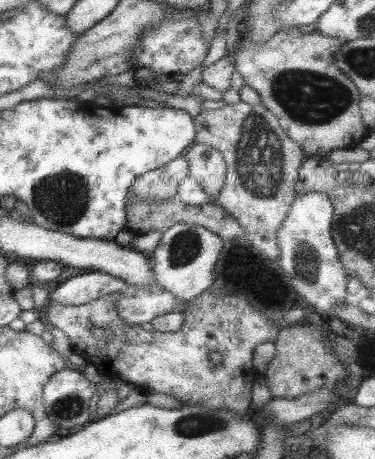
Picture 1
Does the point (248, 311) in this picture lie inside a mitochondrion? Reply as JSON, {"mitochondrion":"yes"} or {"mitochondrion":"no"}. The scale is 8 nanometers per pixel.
{"mitochondrion":"no"}

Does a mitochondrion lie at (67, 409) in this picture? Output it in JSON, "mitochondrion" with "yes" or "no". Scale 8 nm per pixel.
{"mitochondrion":"yes"}

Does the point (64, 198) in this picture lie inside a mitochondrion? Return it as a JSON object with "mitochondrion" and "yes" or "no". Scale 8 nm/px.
{"mitochondrion":"yes"}

